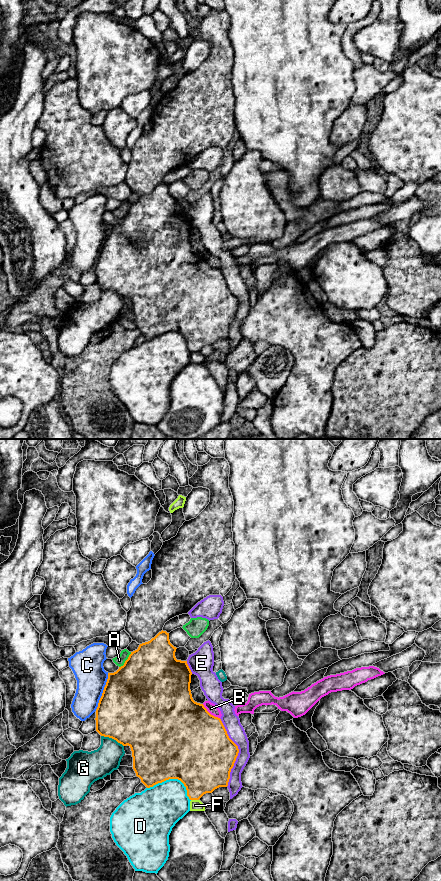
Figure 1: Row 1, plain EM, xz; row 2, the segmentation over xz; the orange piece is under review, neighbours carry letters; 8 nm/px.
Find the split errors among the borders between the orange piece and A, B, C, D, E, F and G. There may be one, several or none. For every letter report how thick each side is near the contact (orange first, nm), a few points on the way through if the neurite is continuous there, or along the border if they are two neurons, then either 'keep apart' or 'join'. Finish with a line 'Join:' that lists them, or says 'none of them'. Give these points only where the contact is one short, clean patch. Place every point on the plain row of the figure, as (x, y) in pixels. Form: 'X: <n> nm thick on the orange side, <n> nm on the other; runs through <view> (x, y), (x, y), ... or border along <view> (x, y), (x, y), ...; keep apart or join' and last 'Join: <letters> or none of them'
A: 500 nm thick on the orange side, 80 nm on the other; keep apart
B: 500 nm thick on the orange side, 80 nm on the other; border along xz (202, 256), (211, 266), (219, 270); keep apart
C: 500 nm thick on the orange side, 260 nm on the other; keep apart
D: 500 nm thick on the orange side, 360 nm on the other; keep apart
E: 440 nm thick on the orange side, 140 nm on the other; keep apart
F: 380 nm thick on the orange side, 100 nm on the other; keep apart
G: 500 nm thick on the orange side, 240 nm on the other; keep apart
Join: none of them

